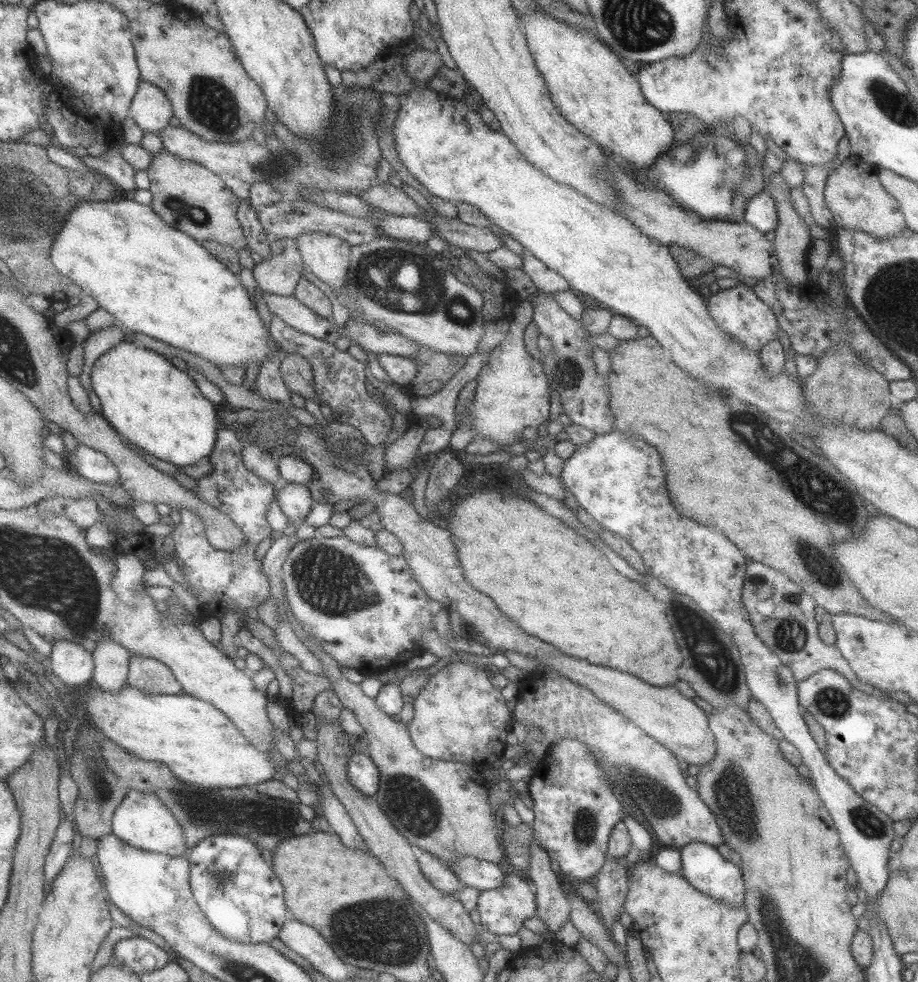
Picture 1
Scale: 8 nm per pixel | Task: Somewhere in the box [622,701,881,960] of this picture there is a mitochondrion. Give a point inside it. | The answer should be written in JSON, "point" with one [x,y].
{"point":[730,793]}

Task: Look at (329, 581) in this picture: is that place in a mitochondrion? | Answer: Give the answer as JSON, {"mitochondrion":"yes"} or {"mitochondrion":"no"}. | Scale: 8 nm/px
{"mitochondrion":"yes"}

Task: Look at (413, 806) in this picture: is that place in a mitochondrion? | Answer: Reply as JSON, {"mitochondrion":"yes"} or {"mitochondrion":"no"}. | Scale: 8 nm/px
{"mitochondrion":"yes"}

